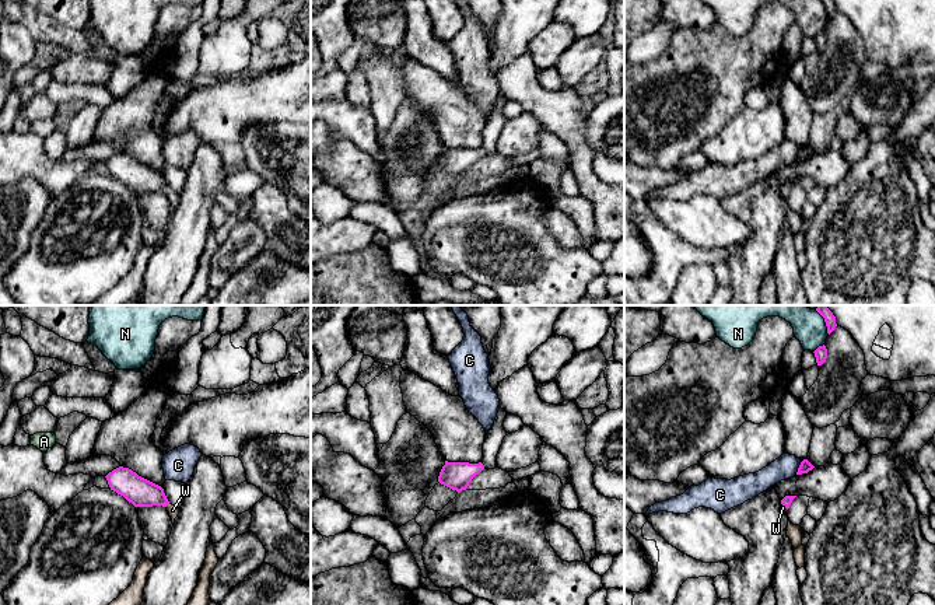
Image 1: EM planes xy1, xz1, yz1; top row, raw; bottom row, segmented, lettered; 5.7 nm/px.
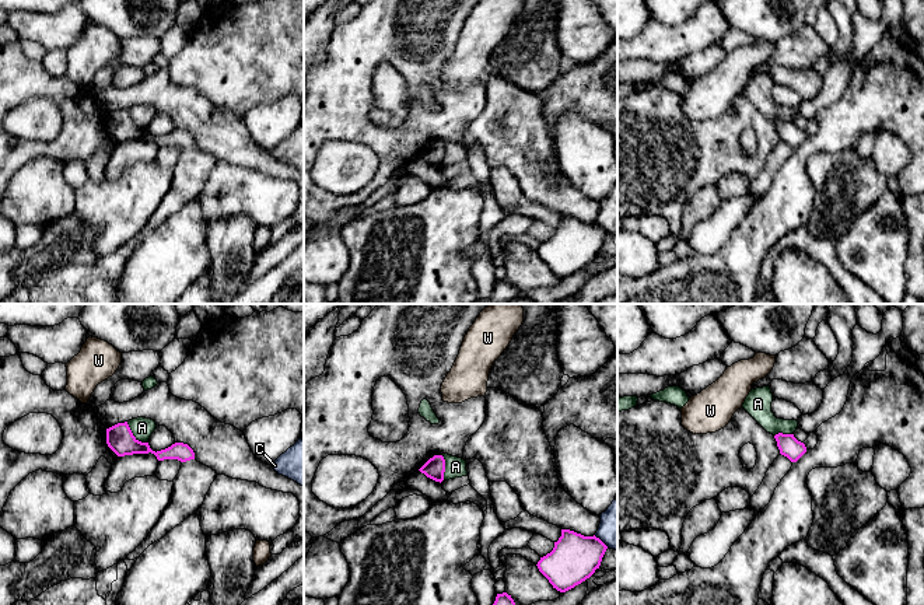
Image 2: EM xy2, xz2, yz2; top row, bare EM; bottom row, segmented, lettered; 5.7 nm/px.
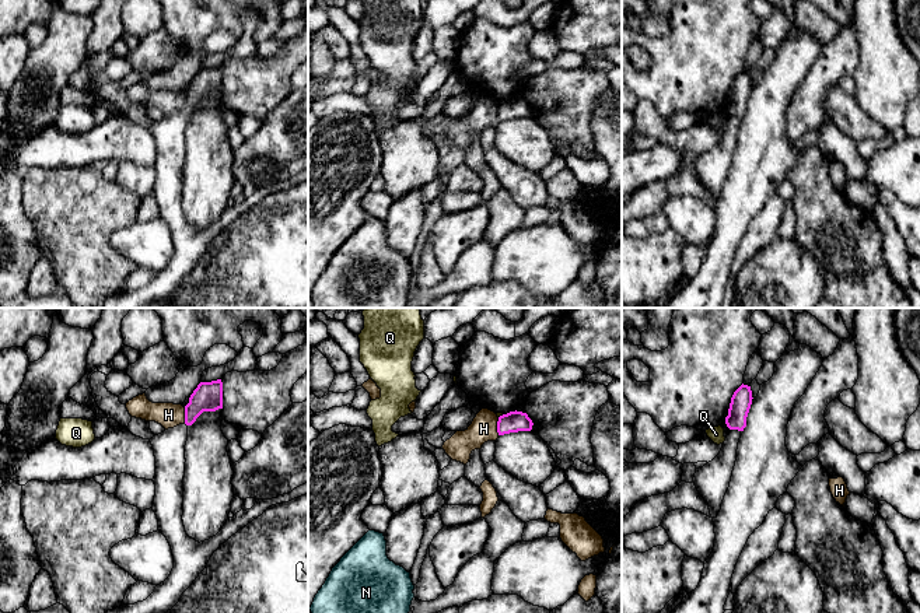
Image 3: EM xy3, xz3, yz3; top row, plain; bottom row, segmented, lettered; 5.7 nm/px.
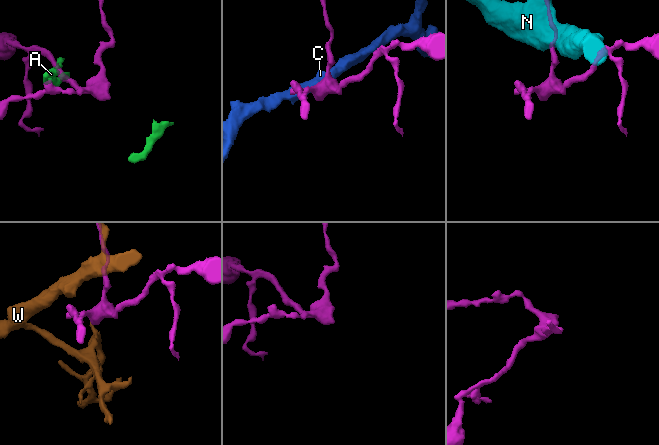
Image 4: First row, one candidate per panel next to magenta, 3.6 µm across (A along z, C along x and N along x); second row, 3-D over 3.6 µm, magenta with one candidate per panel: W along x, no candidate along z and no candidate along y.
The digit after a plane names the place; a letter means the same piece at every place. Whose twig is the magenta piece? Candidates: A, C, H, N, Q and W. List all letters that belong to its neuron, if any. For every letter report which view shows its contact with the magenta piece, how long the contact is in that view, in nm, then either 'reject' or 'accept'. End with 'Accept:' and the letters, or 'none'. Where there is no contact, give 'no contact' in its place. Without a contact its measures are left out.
A: meets magenta in xy2; contact 170 nm long; reject
C: meets magenta in yz1; contact 90 nm long; reject
H: meets magenta in xz3; contact 100 nm long; reject
N: meets magenta in yz1; contact 80 nm long; reject
Q: meets magenta in xz3; contact 40 nm long; reject
W: meets magenta in xy1; contact 30 nm long; accept
Accept: W

